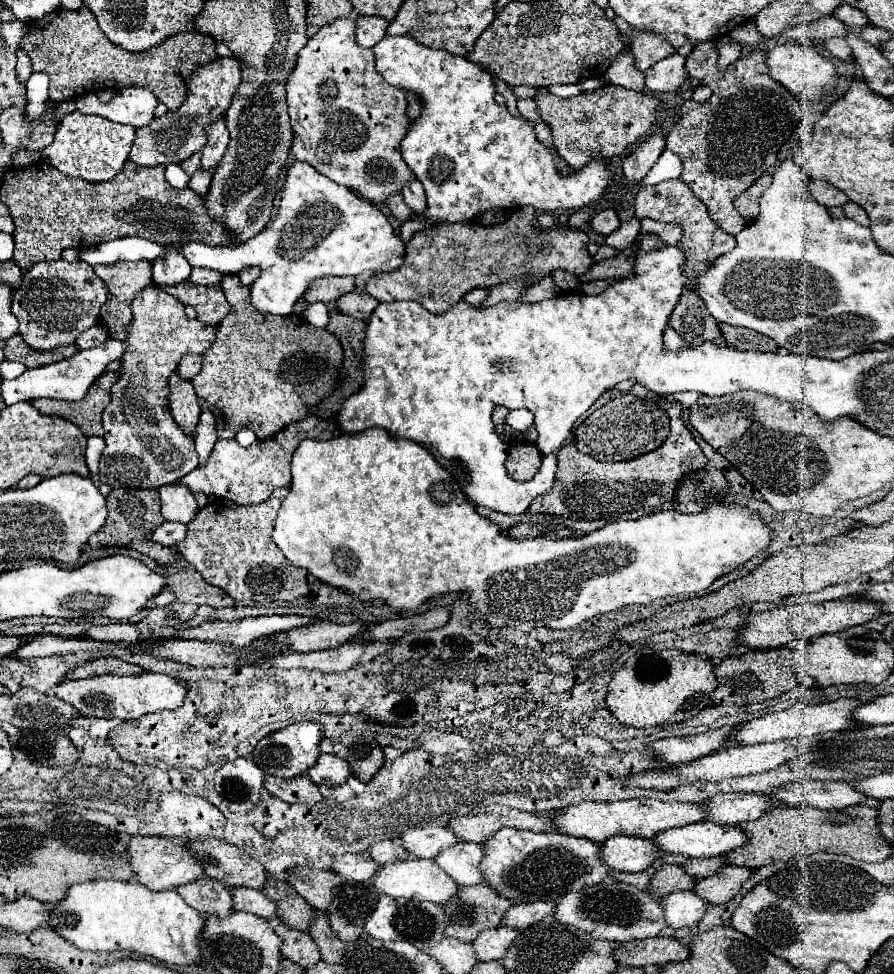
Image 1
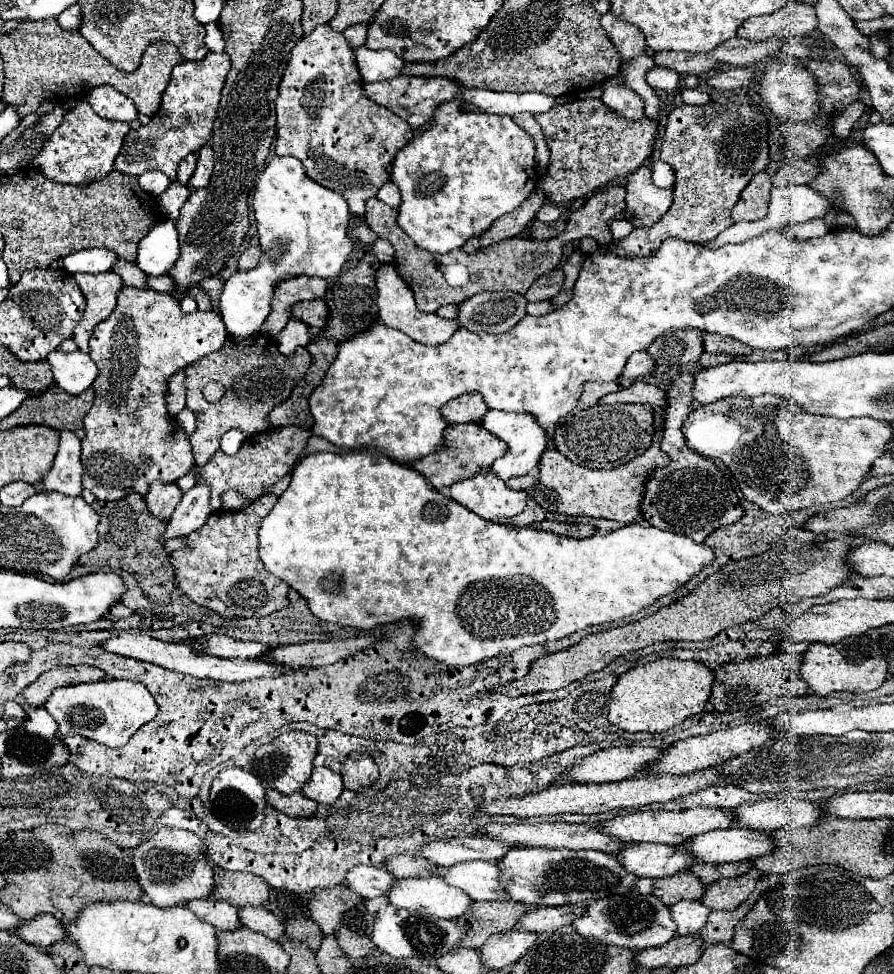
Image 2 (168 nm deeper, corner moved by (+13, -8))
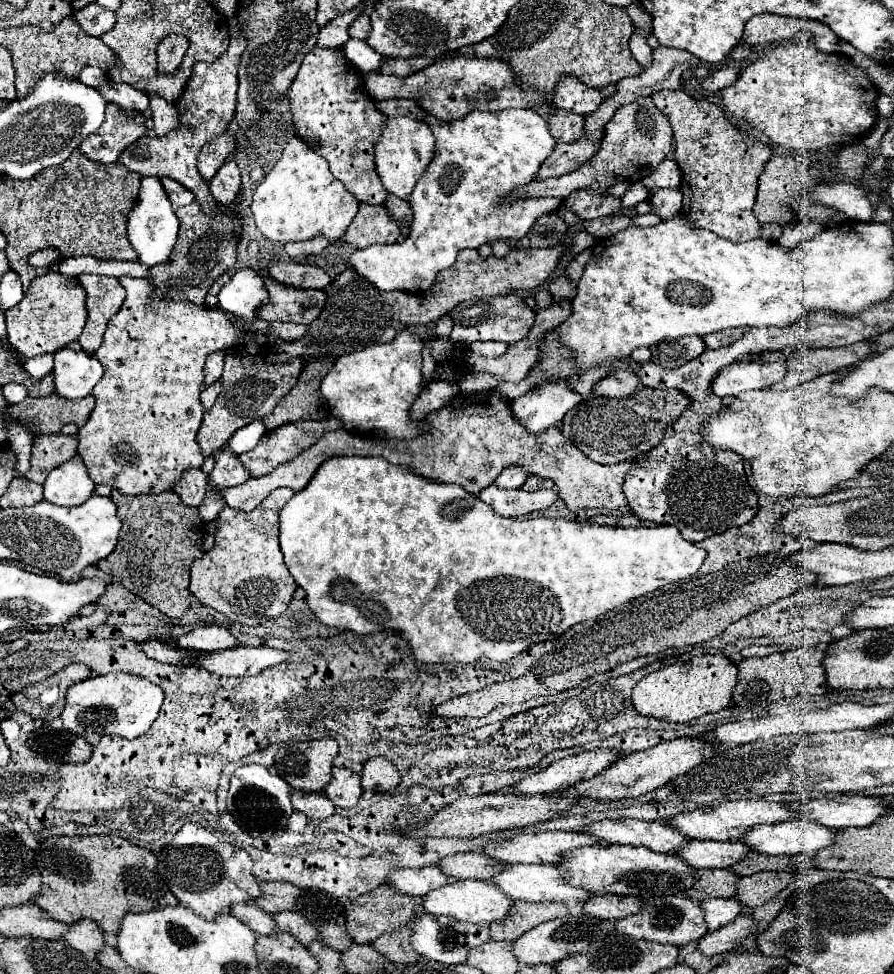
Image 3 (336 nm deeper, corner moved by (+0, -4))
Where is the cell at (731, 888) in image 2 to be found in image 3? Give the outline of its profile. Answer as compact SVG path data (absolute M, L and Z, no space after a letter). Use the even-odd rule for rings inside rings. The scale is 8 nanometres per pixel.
M761 871L749 877L739 877L735 899L741 905L753 909L769 901L775 893L779 893L791 881L793 881L793 875L783 871Z

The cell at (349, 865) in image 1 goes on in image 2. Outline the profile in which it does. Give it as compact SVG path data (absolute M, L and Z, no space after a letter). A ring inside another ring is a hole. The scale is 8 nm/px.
M358 865L350 869L348 879L346 879L346 885L354 893L366 899L388 895L394 883L396 883L396 877L388 869L376 867L376 865Z

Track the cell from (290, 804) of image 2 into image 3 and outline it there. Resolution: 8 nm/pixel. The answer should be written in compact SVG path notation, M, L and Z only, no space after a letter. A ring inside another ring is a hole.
M293 791L291 803L297 811L305 813L309 819L327 819L335 813L335 805L329 801L329 797L325 793Z

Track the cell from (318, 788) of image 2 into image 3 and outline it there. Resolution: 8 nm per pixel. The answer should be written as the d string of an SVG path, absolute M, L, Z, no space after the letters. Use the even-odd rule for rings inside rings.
M333 767L333 781L327 783L325 795L343 809L351 809L357 805L363 789L359 785L359 775L345 769L345 767Z

